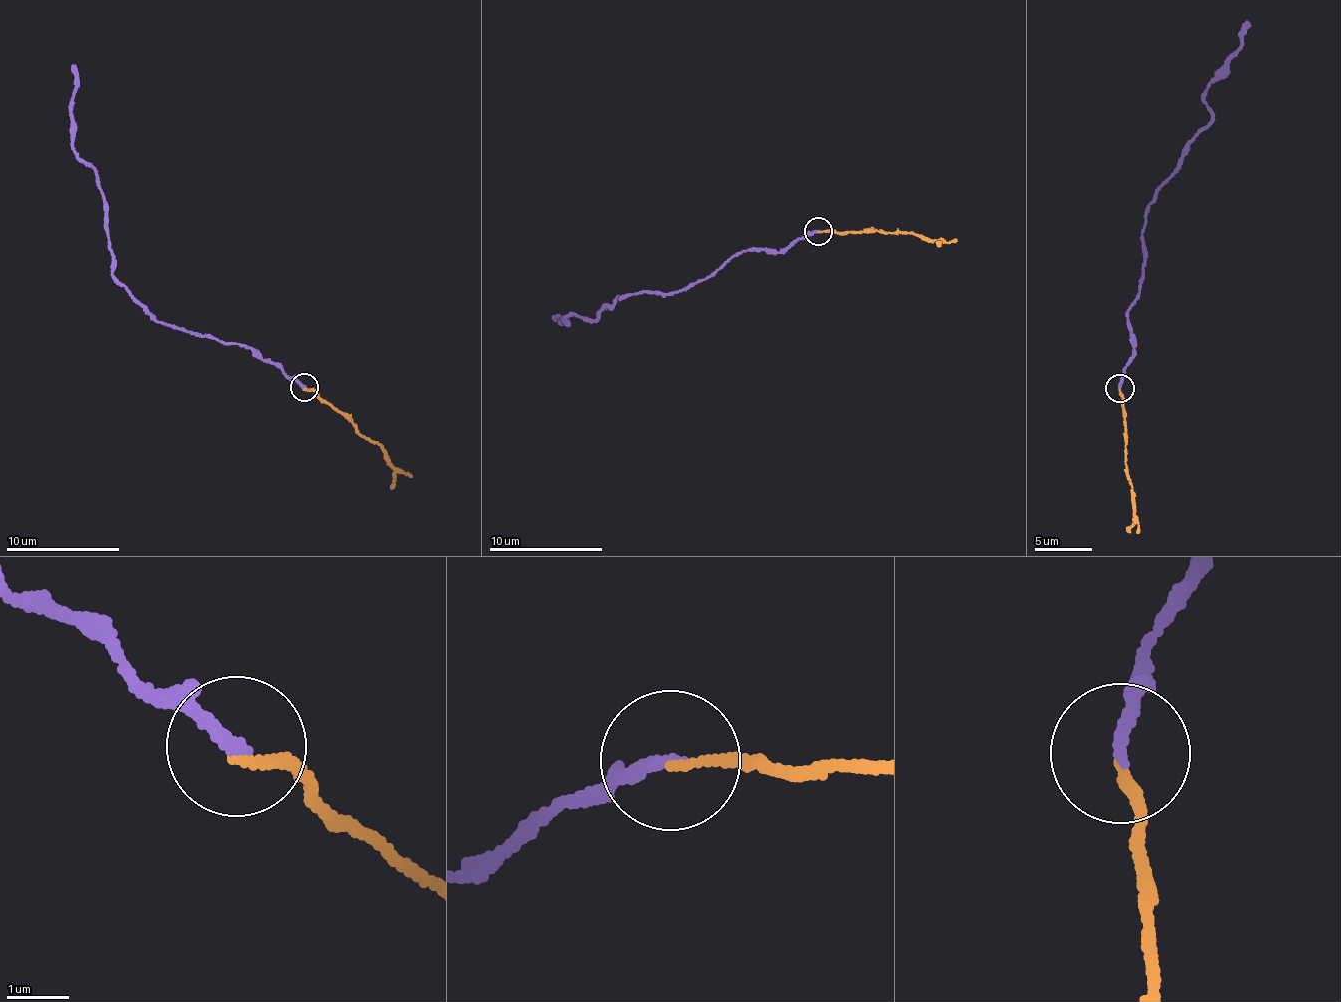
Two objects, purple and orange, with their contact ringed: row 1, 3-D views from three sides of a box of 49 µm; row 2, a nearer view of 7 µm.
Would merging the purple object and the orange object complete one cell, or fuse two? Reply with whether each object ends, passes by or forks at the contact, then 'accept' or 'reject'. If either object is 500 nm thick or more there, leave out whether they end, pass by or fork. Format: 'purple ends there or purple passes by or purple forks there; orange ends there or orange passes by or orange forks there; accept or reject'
purple ends there; orange ends there; accept

